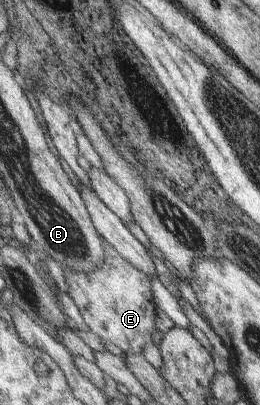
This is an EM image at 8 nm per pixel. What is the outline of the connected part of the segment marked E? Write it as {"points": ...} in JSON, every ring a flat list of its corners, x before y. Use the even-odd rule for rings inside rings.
{"points":[[106,238,104,242,108,246,108,258,104,260,104,266,96,268,94,272,62,267,69,285,68,294,78,304,83,319,93,332,127,354,144,354,144,347,152,342,156,330,156,305,151,280,140,268,124,258]]}

